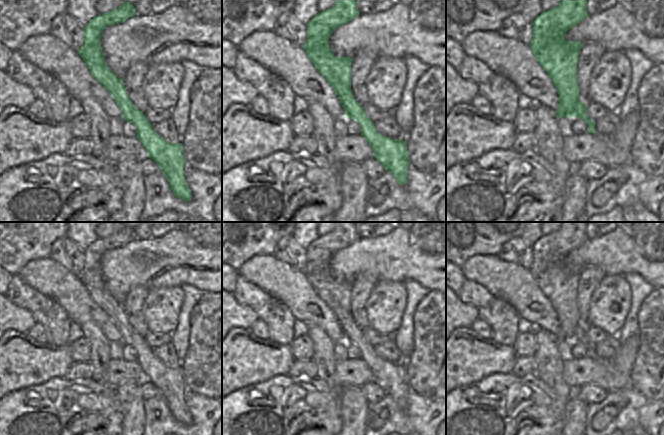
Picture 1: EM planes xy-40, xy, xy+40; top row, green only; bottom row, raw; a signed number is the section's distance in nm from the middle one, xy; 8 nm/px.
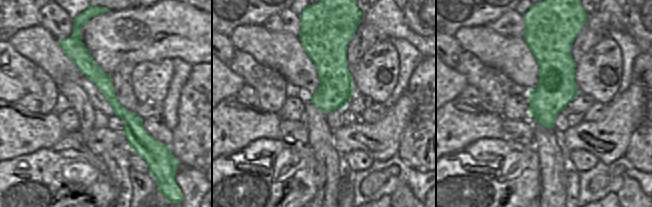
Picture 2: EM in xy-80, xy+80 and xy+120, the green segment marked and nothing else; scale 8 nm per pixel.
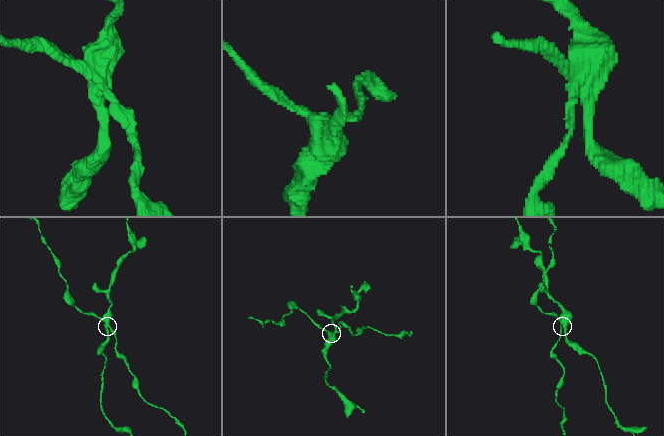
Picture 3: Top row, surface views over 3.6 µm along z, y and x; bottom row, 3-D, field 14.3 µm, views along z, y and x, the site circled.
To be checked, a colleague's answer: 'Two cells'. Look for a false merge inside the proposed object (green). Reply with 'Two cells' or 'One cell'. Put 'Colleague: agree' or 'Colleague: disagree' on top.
Colleague: agree
Two cells

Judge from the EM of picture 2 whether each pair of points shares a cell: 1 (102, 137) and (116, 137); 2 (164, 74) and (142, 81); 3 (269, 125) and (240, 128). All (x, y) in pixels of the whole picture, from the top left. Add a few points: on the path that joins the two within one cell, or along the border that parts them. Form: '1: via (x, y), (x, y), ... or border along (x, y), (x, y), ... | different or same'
1: via (105, 137), (113, 137) | same
2: via (159, 74), (151, 79), (147, 79) | same
3: via (262, 125), (247, 125) | same

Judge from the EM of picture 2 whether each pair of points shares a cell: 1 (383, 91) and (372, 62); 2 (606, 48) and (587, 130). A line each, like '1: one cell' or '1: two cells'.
1: one cell
2: two cells

